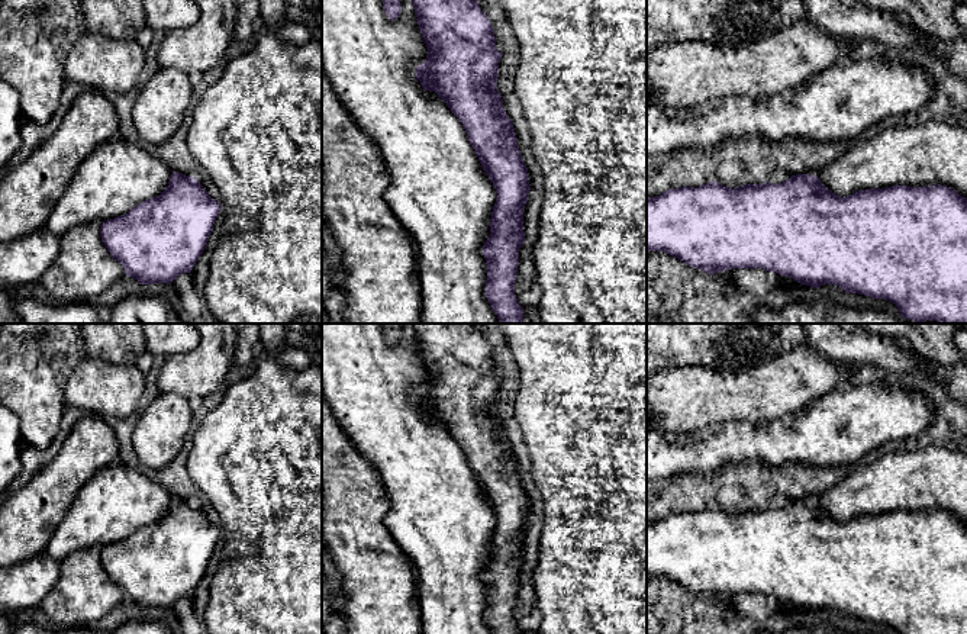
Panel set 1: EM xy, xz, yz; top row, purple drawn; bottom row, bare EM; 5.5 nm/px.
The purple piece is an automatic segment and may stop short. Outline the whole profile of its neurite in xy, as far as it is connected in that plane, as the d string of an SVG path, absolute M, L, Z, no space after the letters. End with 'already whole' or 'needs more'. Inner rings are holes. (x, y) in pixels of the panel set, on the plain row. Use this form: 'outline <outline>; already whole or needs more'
outline M173 496L165 515L130 534L128 538L101 548L100 561L119 586L126 601L142 609L171 609L180 599L190 598L203 579L220 537L196 502Z; already whole

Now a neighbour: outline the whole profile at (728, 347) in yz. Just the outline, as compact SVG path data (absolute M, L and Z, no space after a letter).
M647 324L647 377L671 367L693 366L739 371L765 364L805 341L799 324Z

